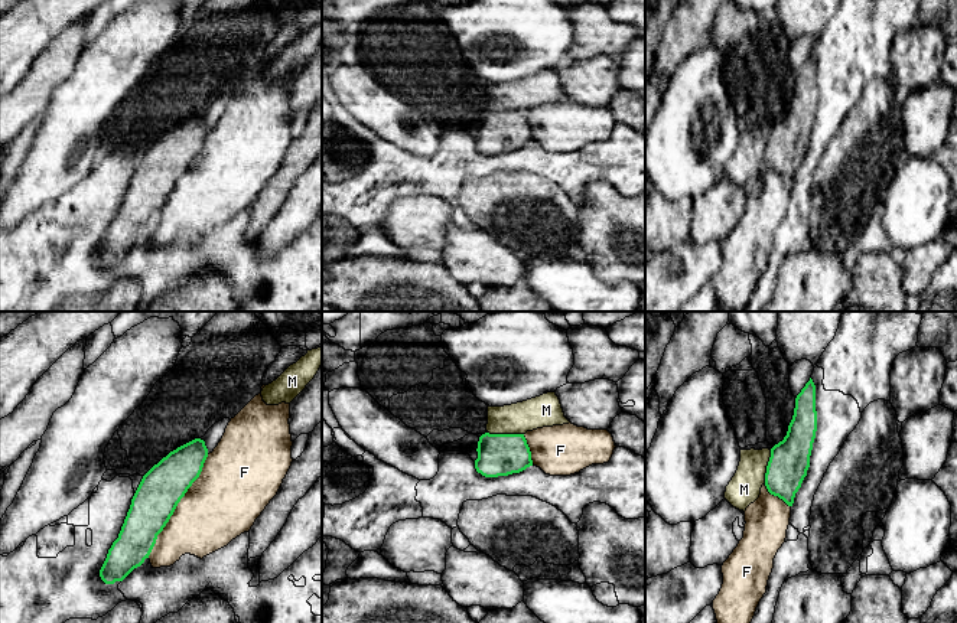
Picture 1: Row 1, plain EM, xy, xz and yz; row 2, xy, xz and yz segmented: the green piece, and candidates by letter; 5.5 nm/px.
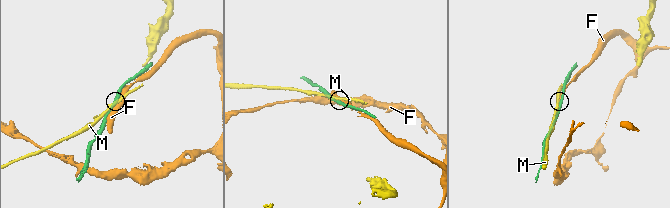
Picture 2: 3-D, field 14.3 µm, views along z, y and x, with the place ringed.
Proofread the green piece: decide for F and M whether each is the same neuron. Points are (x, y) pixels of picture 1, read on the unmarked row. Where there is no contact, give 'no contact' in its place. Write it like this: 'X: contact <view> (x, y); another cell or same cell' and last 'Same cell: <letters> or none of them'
F: contact xy (176, 182); another cell
M: contact xz (505, 111); another cell
Same cell: none of them

